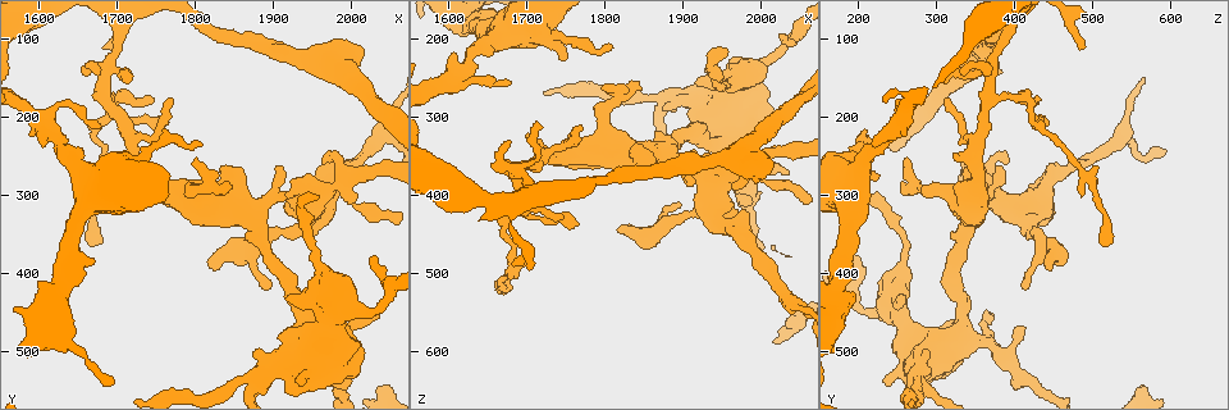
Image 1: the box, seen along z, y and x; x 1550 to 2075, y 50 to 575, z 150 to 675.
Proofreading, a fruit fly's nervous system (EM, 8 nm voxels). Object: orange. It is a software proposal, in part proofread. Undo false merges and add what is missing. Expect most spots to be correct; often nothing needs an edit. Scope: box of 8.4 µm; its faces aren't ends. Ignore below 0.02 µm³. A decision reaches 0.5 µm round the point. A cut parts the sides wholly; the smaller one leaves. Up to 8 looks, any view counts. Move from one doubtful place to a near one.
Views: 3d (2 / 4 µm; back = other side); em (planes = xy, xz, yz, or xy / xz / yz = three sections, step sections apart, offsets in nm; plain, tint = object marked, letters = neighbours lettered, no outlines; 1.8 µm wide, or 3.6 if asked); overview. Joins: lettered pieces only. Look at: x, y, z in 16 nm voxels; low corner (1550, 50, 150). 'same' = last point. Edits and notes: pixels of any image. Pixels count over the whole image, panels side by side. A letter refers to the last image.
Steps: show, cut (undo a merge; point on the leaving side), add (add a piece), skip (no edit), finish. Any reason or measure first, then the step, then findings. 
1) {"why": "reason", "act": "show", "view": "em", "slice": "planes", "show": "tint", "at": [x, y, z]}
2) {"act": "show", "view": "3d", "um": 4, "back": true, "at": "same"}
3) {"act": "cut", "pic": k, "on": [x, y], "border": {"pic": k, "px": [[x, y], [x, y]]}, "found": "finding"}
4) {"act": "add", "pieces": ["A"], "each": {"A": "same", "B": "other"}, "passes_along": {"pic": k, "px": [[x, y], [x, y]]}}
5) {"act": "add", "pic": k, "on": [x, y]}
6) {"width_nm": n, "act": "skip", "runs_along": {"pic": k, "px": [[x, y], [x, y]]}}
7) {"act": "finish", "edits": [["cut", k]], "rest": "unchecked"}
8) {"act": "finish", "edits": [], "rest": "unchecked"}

{"act": "show", "view": "em", "slice": "planes", "show": "letters", "at": [1935, 345, 415]}

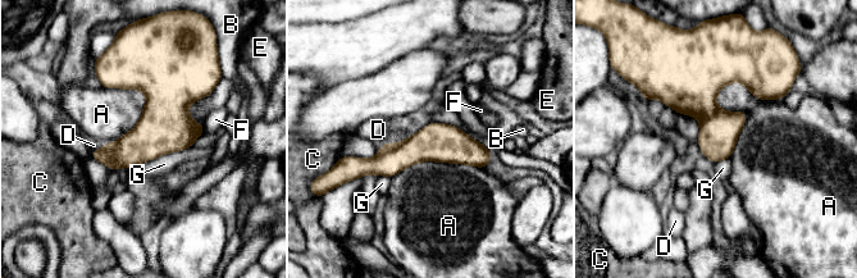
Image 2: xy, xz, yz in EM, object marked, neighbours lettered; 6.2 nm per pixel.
{"longest_contact_nm": ["A", 500], "act": "skip", "each": {"A": "other", "B": "other", "C": "other", "D": "other", "E": "other", "F": "other", "G": "other"}, "border": {"pic": 2, "px": [[780, 98], [729, 158]]}, "found": "continuous, no second cell"}

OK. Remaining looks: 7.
{"why": "calibre changes", "act": "show", "view": "em", "um": 3.6, "slice": "planes", "show": "tint", "at": [1720, 265, 195]}

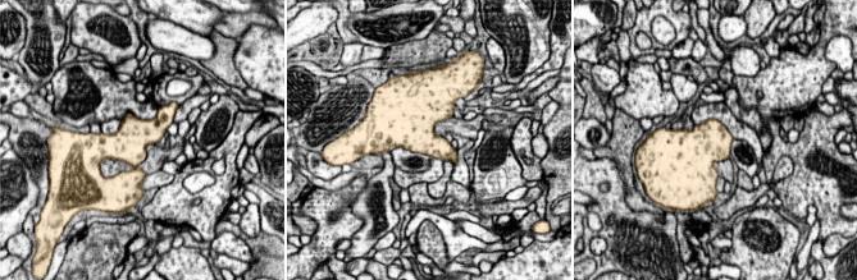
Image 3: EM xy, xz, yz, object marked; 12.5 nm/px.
{"why": "what lies round it", "act": "show", "view": "em", "um": 3.6, "slice": "planes", "show": "letters", "at": "same"}

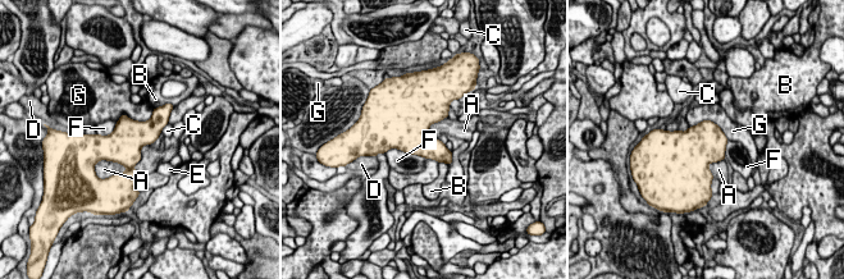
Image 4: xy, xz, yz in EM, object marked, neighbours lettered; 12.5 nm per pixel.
{"width_nm": 420, "longest_contact_nm": ["F", 550], "act": "skip", "each": {"A": "other", "B": "other", "C": "other", "D": "other", "E": "other", "F": "other", "G": "other"}, "found": "one cell here"}

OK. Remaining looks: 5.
{"why": "thick turns thin", "act": "show", "view": "3d", "um": 4, "at": [1925, 515, 280]}

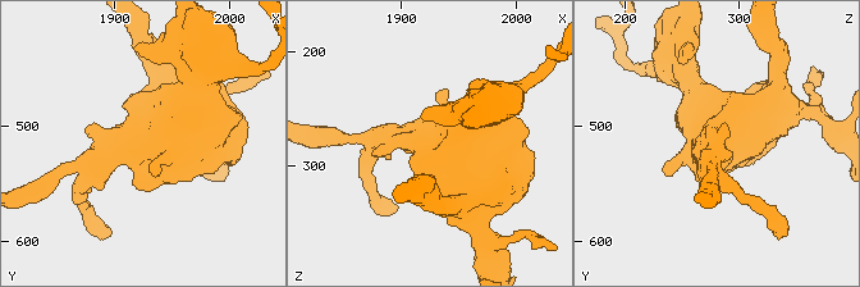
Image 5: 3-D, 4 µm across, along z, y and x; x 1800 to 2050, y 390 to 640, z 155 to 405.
{"act": "show", "view": "em", "um": 3.6, "slice": "yz", "step": 4, "show": "tint", "at": [1930, 518, 278]}

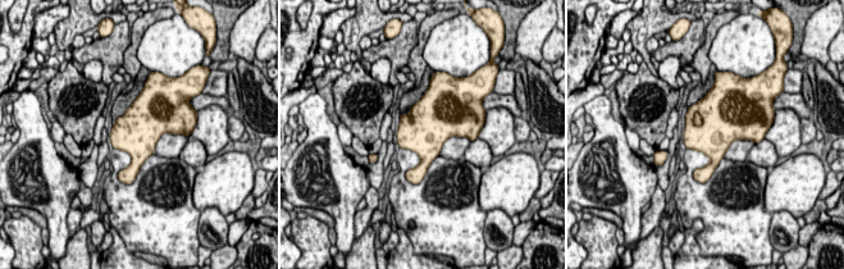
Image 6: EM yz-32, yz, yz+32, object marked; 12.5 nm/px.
{"why": "cut it another way", "act": "show", "view": "em", "um": 3.6, "slice": "planes", "show": "letters", "at": "same"}

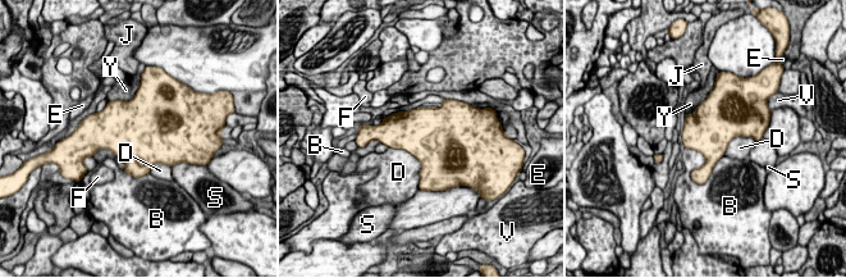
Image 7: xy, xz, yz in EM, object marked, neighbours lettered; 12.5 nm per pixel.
{"width_nm": 600, "act": "skip", "each": {"B": "other", "D": "other", "E": "other", "F": "other", "J": "other", "S": "other", "V": "other", "Y": "other"}, "border": {"pic": 7, "px": [[685, 147], [704, 156], [690, 176]]}, "found": "one cell here"}

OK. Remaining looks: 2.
{"why": "an open end", "act": "show", "view": "3d", "um": 4, "at": [1850, 285, 260]}

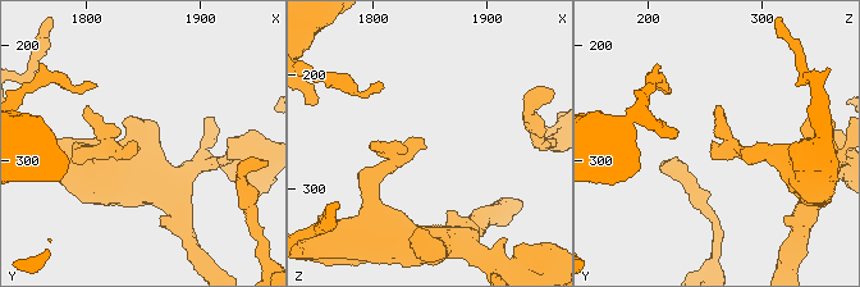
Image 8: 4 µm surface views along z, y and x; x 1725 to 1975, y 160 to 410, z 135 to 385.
{"why": "shape alone is not enough", "act": "show", "view": "em", "slice": "planes", "show": "letters", "at": [1844, 284, 260]}

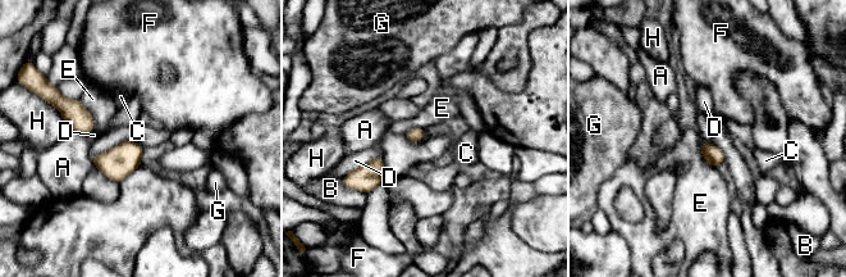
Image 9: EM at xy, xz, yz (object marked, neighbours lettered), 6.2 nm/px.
{"act": "skip", "each": {"A": "other", "B": "other", "C": "other", "D": "other", "E": "other", "F": "other", "G": "other", "H": "other"}, "border": {"pic": 9, "px": [[78, 100], [90, 113], [94, 131]]}, "found": "none of them fits"}

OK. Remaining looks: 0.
{"act": "finish", "edits": [], "rest": "unchecked"}

